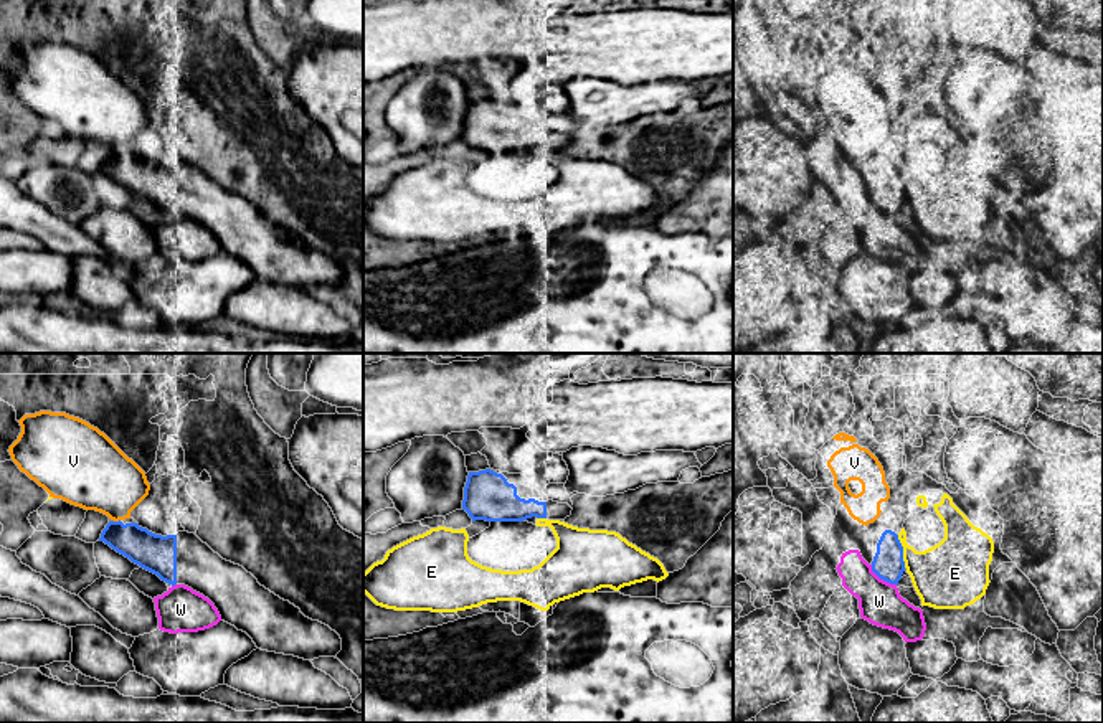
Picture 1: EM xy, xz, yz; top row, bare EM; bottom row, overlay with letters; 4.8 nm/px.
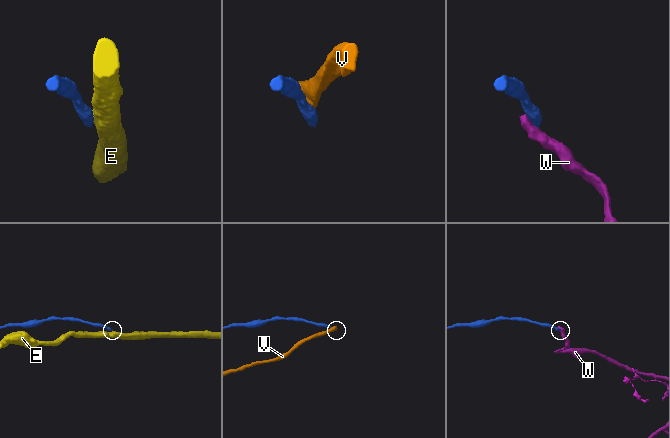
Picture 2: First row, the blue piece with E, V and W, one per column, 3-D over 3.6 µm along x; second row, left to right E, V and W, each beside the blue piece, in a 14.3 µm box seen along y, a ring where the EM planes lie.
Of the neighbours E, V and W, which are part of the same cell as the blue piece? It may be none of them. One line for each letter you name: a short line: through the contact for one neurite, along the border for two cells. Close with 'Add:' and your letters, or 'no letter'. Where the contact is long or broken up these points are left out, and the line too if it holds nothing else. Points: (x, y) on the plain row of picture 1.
Add: no letter

